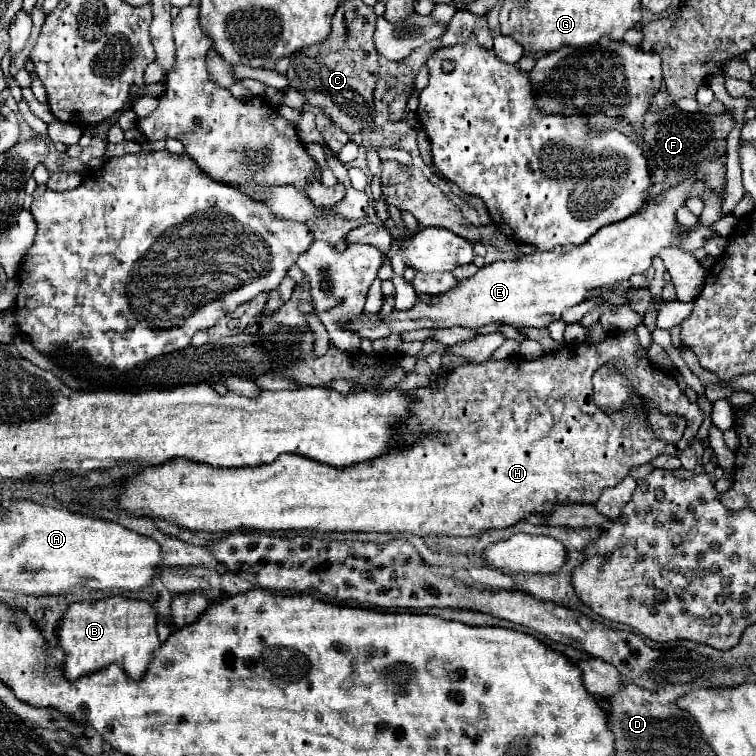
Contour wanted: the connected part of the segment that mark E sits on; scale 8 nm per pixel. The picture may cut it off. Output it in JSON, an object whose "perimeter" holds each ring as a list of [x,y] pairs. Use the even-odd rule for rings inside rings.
{"perimeter":[[[688,178],[688,180],[680,182],[678,186],[666,190],[664,198],[660,202],[648,204],[638,214],[634,214],[634,216],[630,216],[630,218],[626,218],[622,222],[616,222],[616,224],[600,228],[588,242],[584,242],[582,246],[572,248],[570,252],[560,252],[560,250],[540,252],[538,250],[538,252],[534,252],[530,256],[516,256],[516,260],[496,260],[496,262],[480,268],[472,278],[458,282],[452,290],[440,292],[440,294],[432,296],[428,302],[418,298],[418,302],[410,310],[404,310],[404,312],[394,310],[388,316],[380,316],[380,314],[366,316],[366,314],[360,314],[356,318],[344,320],[344,330],[356,332],[360,338],[378,340],[378,338],[386,338],[390,334],[402,334],[402,332],[408,332],[408,330],[452,328],[452,326],[480,328],[480,326],[486,326],[486,324],[492,324],[492,322],[506,324],[506,326],[512,326],[516,330],[520,330],[524,326],[528,326],[528,328],[548,326],[550,322],[560,318],[562,310],[572,308],[572,306],[584,302],[584,296],[586,296],[588,290],[598,290],[598,288],[604,288],[604,286],[628,280],[632,274],[642,274],[642,272],[646,272],[652,266],[652,258],[660,252],[660,248],[676,246],[680,242],[680,236],[674,232],[674,228],[678,226],[678,220],[676,220],[674,214],[676,214],[676,210],[680,206],[684,206],[684,198],[688,198],[688,196],[702,196],[702,200],[704,200],[704,212],[698,218],[700,224],[710,226],[710,224],[714,224],[714,222],[718,222],[722,218],[720,216],[722,198],[716,192],[712,192],[710,188],[706,188],[706,184],[702,180]]]}

